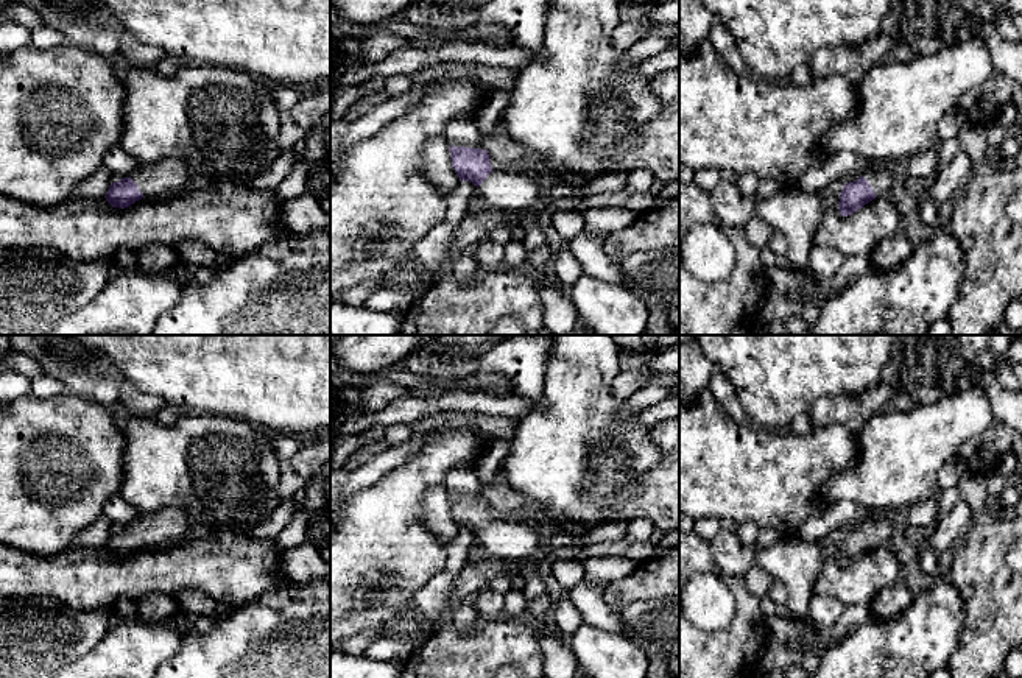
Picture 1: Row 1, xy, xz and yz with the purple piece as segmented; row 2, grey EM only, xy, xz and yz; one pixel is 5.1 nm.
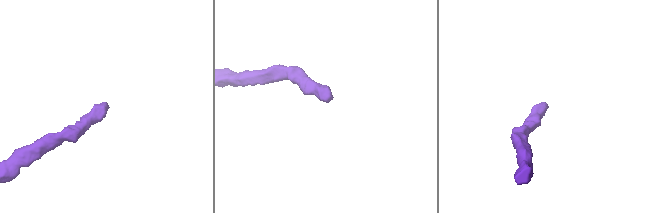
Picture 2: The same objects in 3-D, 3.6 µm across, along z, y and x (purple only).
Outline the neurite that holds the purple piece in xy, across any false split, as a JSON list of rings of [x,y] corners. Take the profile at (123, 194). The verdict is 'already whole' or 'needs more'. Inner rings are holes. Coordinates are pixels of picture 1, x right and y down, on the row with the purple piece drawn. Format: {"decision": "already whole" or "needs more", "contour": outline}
{"decision": "needs more", "contour": [[[179,157],[139,164],[129,178],[111,182],[104,198],[112,207],[129,207],[142,198],[156,198],[187,189],[192,184],[189,165]]]}

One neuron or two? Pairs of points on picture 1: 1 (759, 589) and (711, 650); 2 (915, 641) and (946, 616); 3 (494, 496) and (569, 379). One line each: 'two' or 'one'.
1: two
2: one
3: two

